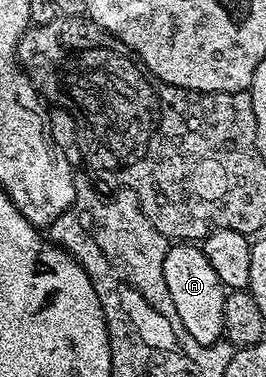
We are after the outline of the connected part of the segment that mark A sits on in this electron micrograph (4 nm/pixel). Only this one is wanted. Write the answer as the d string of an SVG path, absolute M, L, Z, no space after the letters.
M172 244L169 245L164 261L164 275L166 276L166 288L170 288L170 300L174 300L174 308L190 336L198 340L198 344L212 346L221 341L224 332L224 295L226 288L218 280L214 268L210 268L210 260L206 260L203 249L196 244Z

